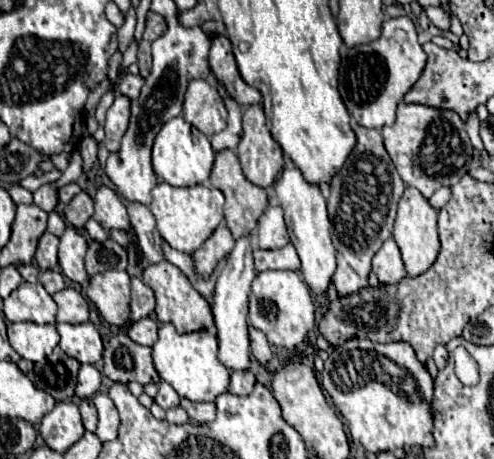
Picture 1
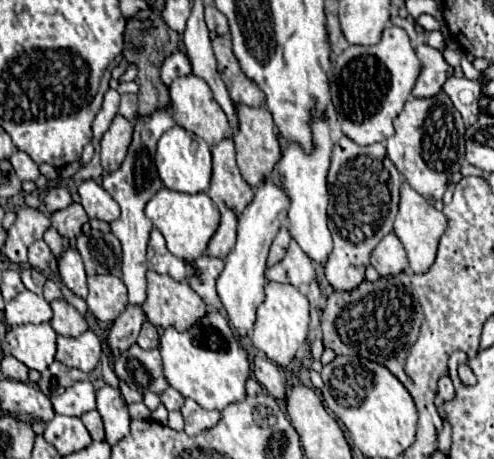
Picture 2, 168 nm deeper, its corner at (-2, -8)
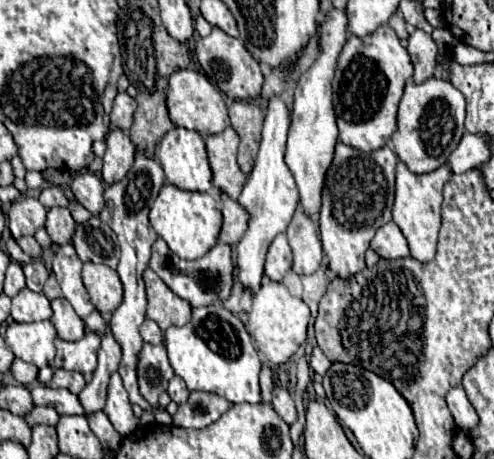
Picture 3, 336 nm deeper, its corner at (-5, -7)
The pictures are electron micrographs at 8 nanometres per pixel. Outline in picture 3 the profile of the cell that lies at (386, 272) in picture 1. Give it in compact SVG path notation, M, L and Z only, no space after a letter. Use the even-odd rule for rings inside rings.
M394 221L386 223L384 227L380 227L370 243L370 247L382 257L382 259L402 259L408 257L408 243L406 237L402 235L402 231L398 229L398 225Z

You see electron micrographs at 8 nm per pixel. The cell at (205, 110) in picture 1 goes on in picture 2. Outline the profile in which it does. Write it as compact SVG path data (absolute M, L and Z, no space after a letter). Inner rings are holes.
M193 74L173 80L173 84L169 86L169 98L171 98L171 114L173 114L175 124L197 134L209 146L219 144L225 138L225 134L229 132L229 120L227 120L225 112L221 112L221 106L213 100L211 88L205 84L205 80L193 76Z

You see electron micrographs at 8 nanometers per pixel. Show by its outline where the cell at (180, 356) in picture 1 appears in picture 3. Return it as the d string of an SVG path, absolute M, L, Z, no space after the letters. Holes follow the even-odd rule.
M220 303L194 309L192 319L184 327L168 327L164 331L164 345L174 373L184 379L190 391L216 393L230 403L260 401L260 355L242 321Z

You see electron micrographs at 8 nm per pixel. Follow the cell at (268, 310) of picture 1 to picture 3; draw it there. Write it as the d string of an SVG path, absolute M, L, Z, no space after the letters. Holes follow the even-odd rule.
M264 279L260 291L252 299L248 333L250 333L256 349L268 361L272 361L276 365L284 365L298 351L298 347L306 341L308 321L310 321L310 309L300 297L294 297L284 283Z

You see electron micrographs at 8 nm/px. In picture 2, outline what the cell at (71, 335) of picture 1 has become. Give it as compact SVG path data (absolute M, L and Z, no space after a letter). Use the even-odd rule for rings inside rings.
M91 330L83 332L79 338L57 336L55 358L69 368L91 372L101 360L101 342Z

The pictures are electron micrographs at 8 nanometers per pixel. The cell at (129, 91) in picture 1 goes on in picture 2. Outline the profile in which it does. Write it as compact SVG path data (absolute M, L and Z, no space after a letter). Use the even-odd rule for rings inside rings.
M121 94L121 104L119 104L119 114L125 116L129 122L135 120L137 112L137 94Z

